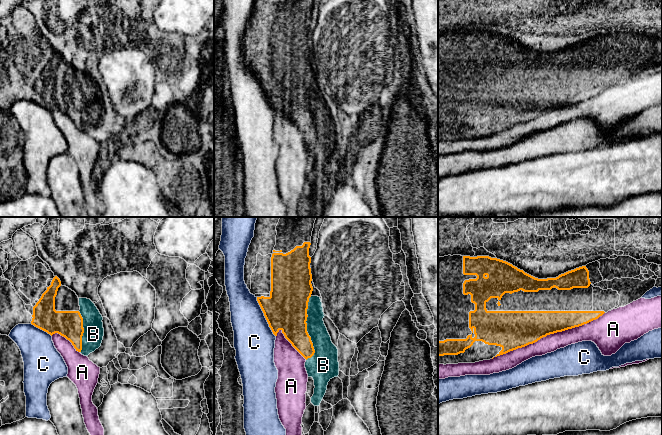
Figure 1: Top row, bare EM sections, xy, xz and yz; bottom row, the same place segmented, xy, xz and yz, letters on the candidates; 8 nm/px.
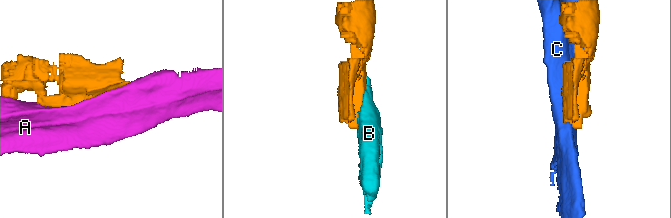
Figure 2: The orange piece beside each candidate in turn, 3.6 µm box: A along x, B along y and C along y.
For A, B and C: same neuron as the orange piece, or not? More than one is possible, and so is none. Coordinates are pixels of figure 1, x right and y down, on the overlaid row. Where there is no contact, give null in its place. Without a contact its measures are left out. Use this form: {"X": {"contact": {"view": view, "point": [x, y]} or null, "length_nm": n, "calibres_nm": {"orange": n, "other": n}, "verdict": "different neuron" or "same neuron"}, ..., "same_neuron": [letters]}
{"A": {"contact": {"view": "yz", "point": [548, 334]}, "length_nm": 1000, "calibres_nm": {"orange": 300, "other": 140}, "verdict": "different neuron"}, "B": {"contact": {"view": "xz", "point": [306, 329]}, "length_nm": 500, "calibres_nm": {"orange": 340, "other": 190}, "verdict": "same neuron"}, "C": {"contact": {"view": "xz", "point": [265, 317]}, "length_nm": 360, "calibres_nm": {"orange": 340, "other": 320}, "verdict": "different neuron"}, "same_neuron": ["B"]}

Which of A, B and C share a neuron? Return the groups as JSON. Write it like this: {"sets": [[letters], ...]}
{"sets": [["A"], ["B"], ["C"]]}

